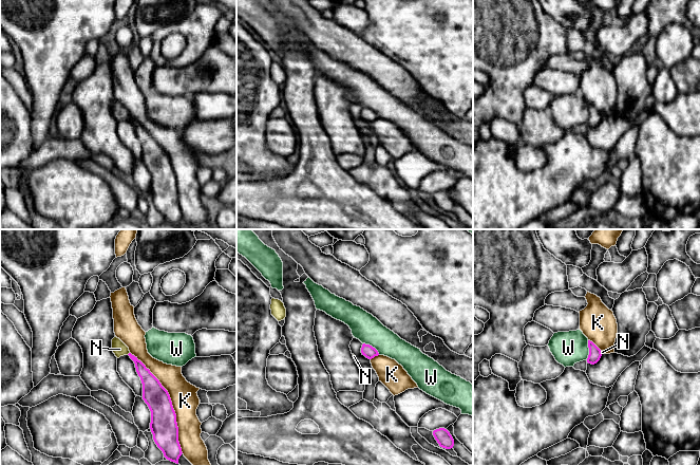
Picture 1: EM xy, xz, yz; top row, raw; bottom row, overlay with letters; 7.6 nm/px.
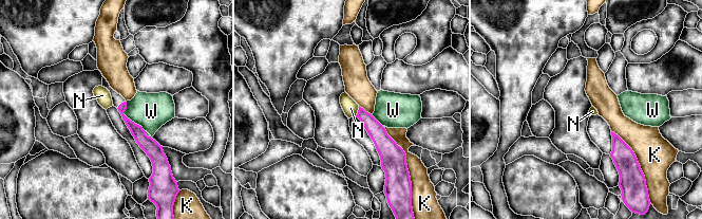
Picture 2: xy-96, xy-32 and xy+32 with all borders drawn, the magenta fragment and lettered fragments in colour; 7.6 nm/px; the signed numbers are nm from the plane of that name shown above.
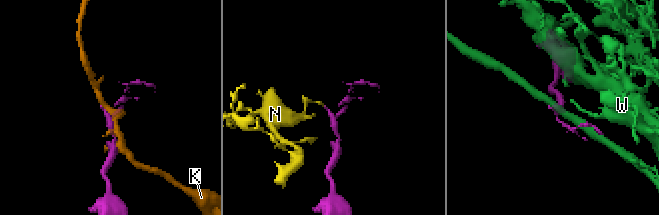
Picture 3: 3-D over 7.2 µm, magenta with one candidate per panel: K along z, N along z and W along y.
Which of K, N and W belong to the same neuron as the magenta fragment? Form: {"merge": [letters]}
{"merge": []}

